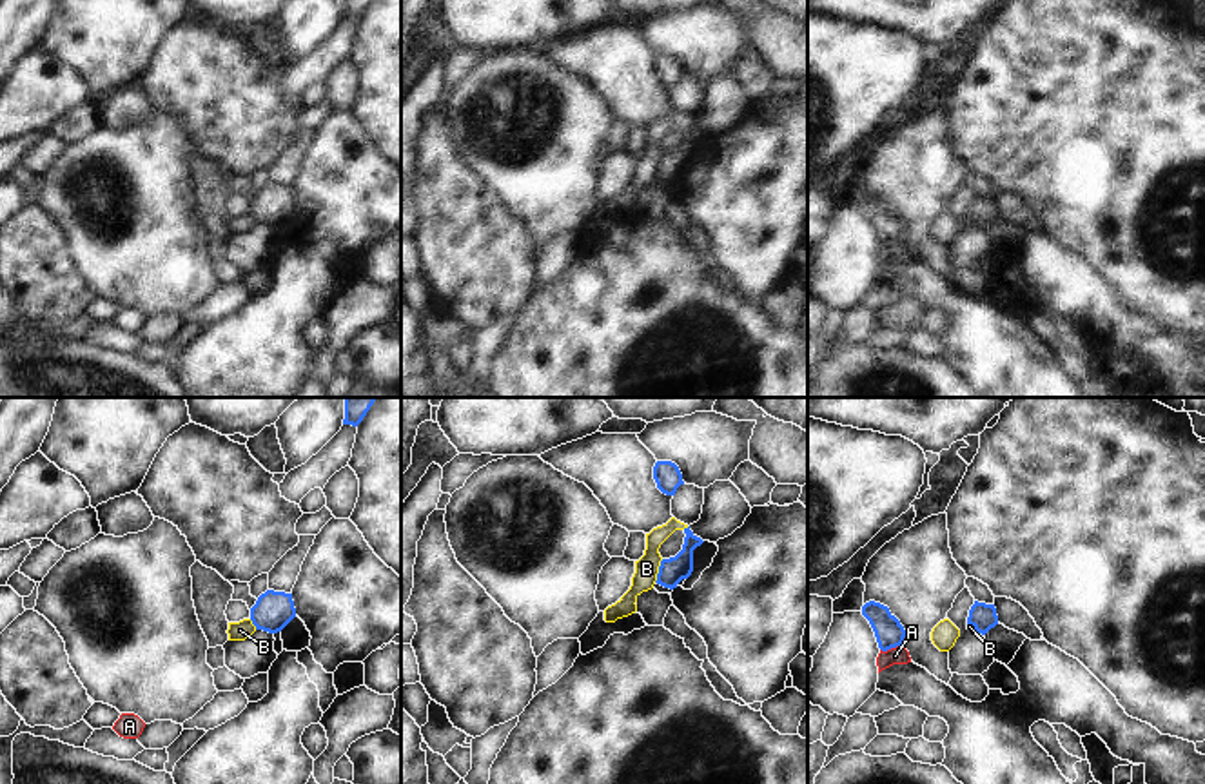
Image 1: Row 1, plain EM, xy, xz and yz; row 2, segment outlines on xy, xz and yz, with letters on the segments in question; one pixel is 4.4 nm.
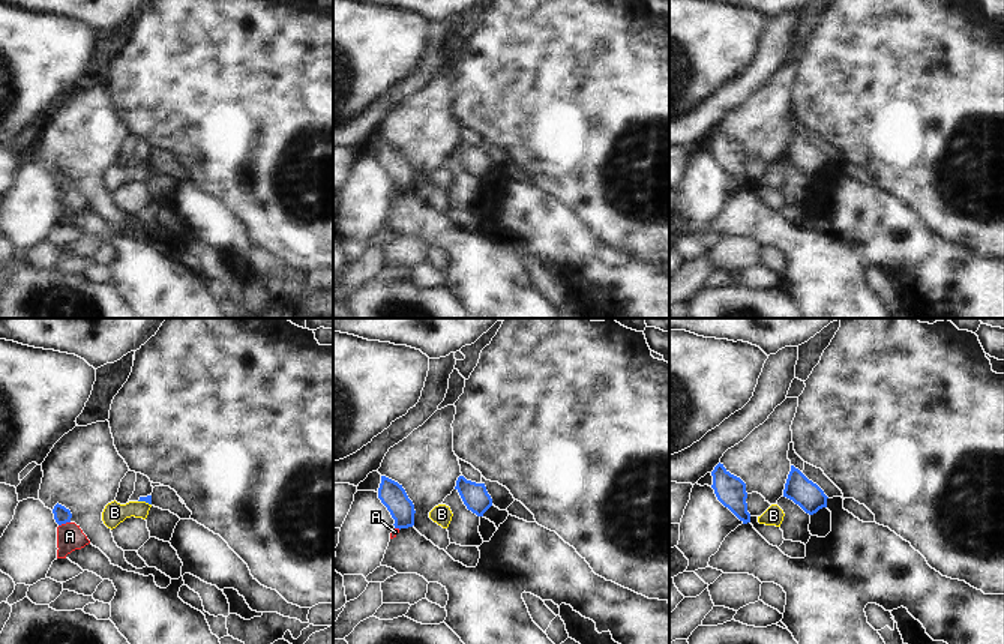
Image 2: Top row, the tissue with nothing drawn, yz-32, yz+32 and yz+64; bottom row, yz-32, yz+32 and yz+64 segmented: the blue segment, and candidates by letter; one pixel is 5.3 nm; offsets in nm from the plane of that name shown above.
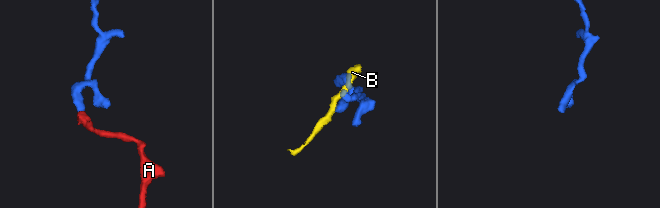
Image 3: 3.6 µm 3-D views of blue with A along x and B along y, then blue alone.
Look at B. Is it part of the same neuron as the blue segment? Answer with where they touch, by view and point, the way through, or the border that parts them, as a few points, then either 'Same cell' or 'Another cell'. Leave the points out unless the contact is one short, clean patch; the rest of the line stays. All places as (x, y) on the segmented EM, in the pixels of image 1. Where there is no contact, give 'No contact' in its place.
Touches blue at xz (659, 570). Boundary: xz (663, 559), (654, 581). Another cell

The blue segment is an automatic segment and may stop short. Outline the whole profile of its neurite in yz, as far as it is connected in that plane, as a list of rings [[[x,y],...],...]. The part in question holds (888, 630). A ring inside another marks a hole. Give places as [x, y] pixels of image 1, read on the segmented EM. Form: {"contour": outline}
{"contour": [[[869,601],[862,606],[862,615],[869,621],[880,648],[878,673],[893,664],[911,662],[909,652],[902,646],[906,630],[887,606]]]}

